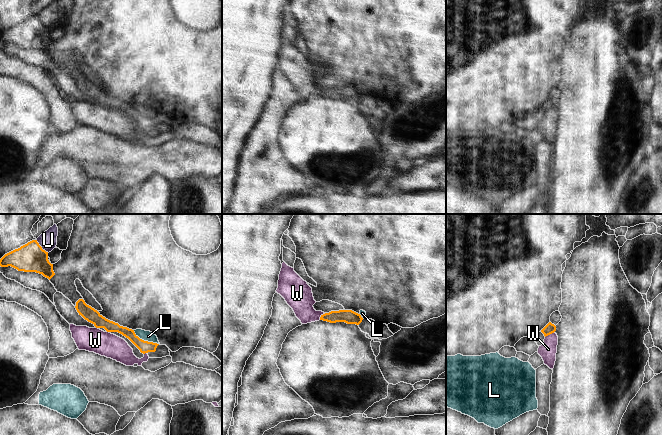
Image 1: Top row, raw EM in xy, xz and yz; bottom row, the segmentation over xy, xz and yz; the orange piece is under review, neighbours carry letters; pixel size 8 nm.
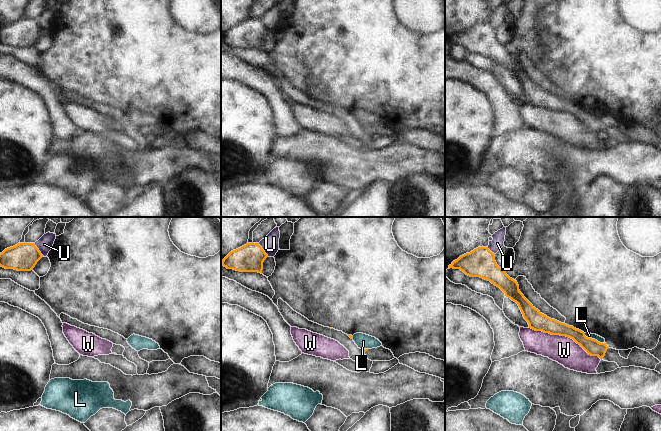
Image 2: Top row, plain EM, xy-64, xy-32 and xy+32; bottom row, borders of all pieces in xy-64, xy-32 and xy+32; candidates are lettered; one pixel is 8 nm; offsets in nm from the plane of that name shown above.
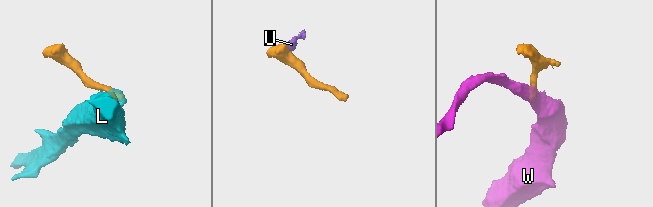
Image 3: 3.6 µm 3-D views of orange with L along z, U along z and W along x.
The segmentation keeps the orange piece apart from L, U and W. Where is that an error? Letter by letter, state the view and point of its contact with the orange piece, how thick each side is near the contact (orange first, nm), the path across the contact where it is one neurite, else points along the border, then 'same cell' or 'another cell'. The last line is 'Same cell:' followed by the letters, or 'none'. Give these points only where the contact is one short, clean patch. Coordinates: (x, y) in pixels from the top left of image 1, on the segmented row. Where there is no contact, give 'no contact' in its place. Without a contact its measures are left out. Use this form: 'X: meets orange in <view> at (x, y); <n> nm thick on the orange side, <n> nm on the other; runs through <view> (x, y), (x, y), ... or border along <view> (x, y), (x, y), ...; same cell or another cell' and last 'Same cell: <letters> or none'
L: meets orange in xy at (146, 341); 100 nm thick on the orange side, 80 nm on the other; border along xy (133, 330), (140, 338), (159, 344); another cell
U: meets orange in xy at (41, 247); 220 nm thick on the orange side, 140 nm on the other; border along xy (36, 240), (48, 252); another cell
W: meets orange in yz at (549, 334); 90 nm thick on the orange side, 140 nm on the other; another cell
Same cell: none

